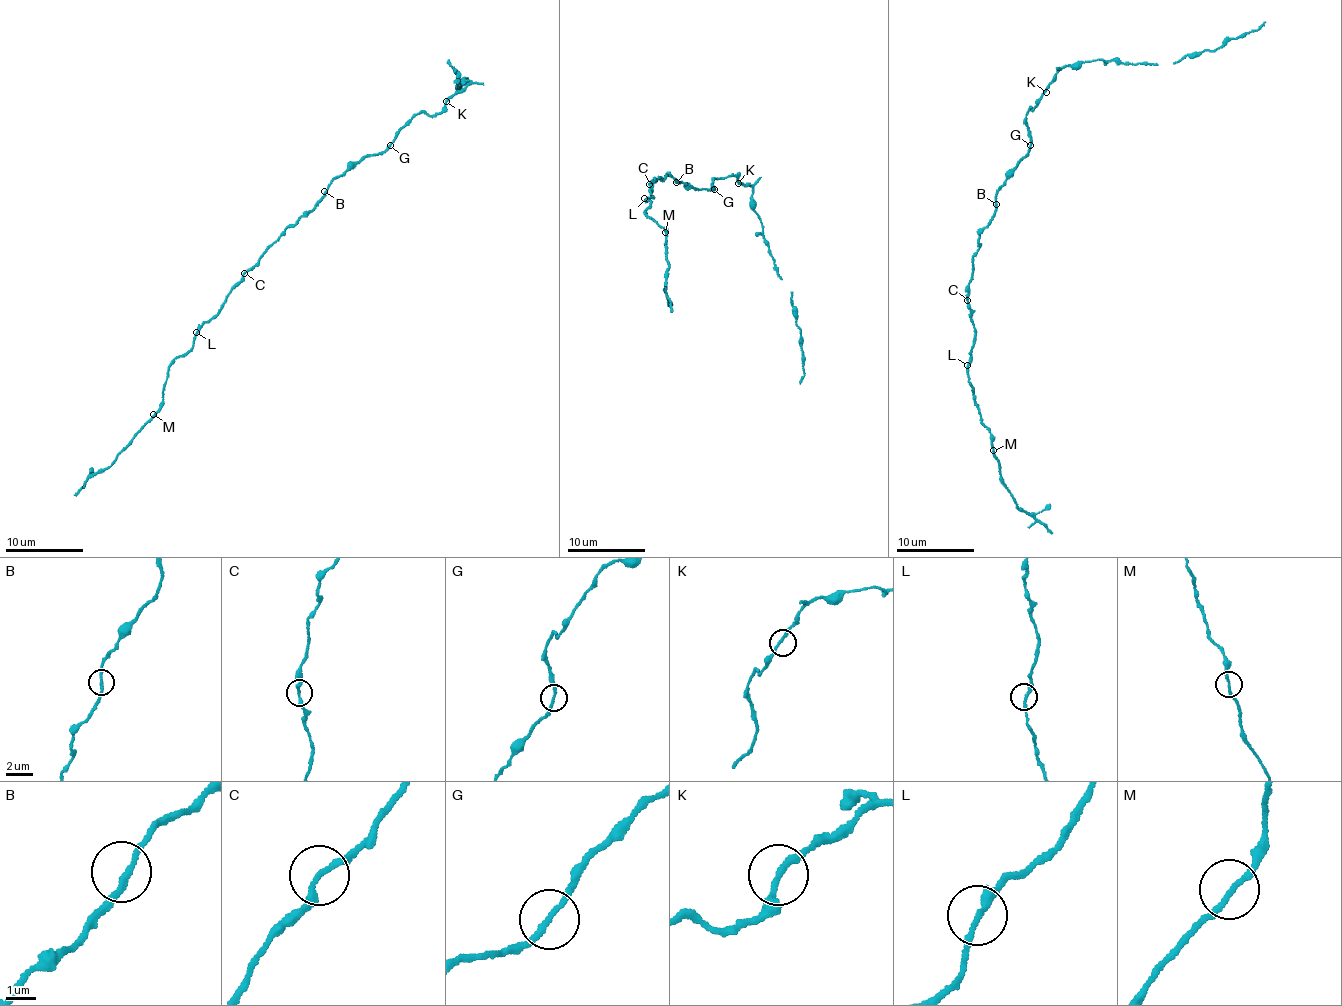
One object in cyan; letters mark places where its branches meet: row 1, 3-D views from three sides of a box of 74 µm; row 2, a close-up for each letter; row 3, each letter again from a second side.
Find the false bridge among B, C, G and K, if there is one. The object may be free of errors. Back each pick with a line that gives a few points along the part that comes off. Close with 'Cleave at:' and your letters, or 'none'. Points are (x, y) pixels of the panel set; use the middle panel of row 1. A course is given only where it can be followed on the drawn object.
Cleave at: none

